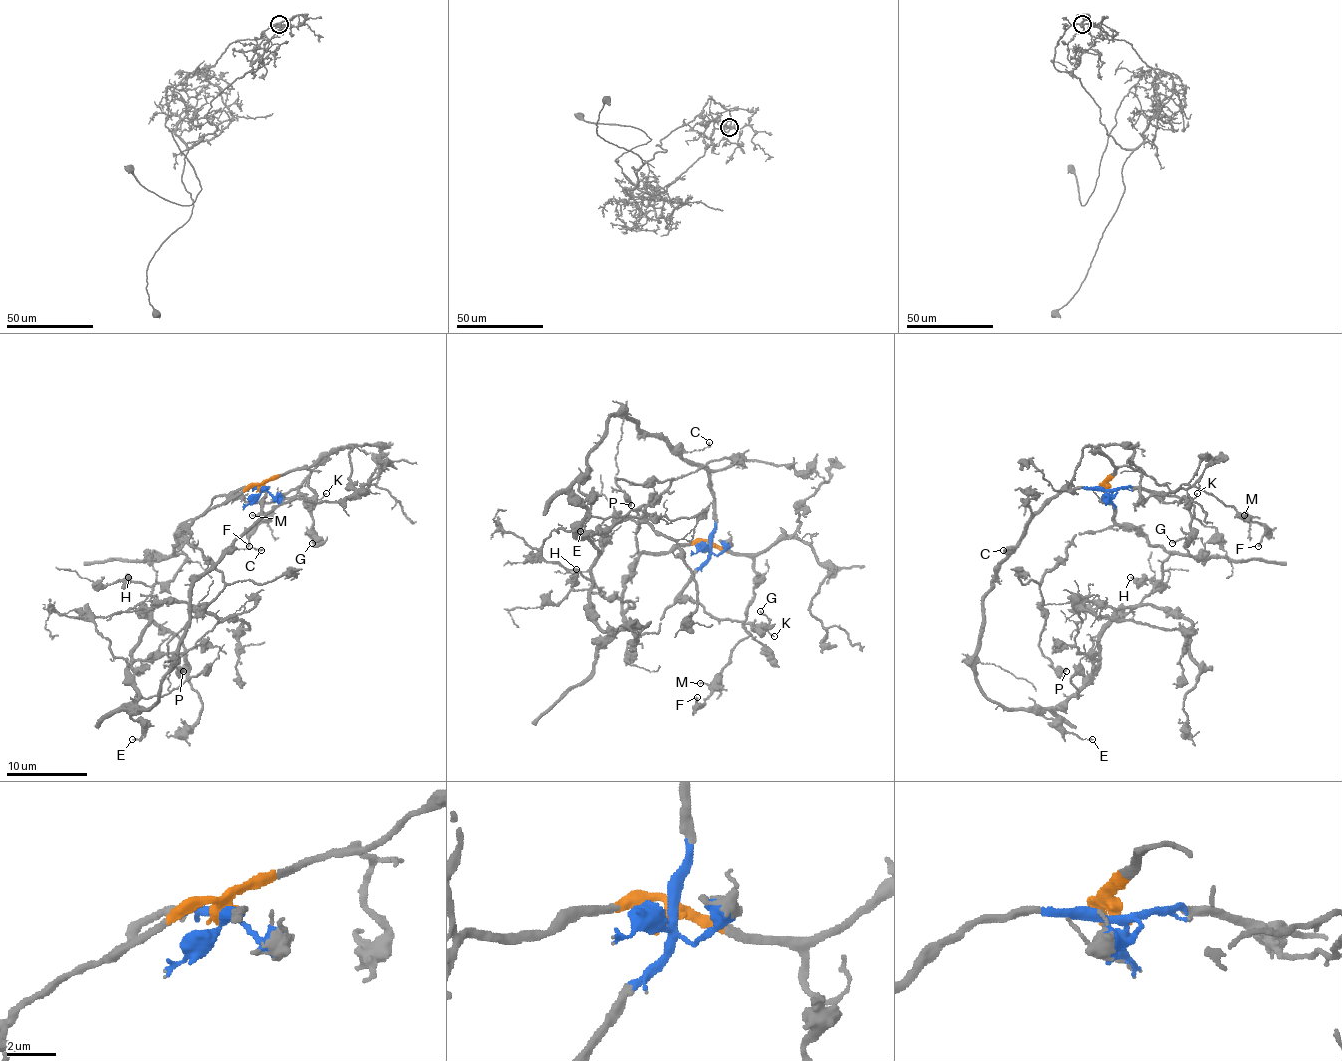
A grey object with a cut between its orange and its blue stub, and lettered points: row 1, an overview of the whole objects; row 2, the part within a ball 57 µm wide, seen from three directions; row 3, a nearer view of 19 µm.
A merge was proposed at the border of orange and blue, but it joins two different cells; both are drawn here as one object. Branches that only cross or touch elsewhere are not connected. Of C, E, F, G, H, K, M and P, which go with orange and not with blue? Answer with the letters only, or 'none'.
F, H, M, P

